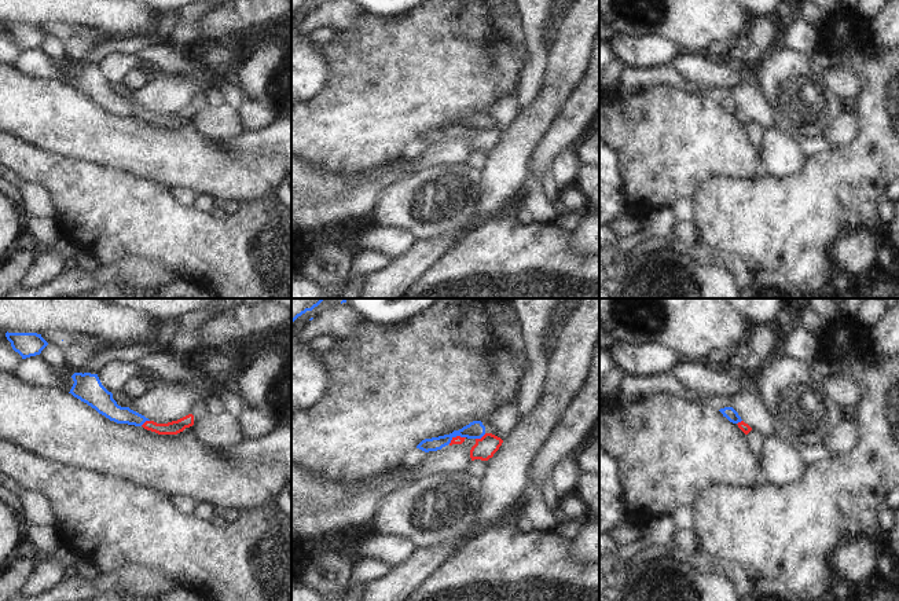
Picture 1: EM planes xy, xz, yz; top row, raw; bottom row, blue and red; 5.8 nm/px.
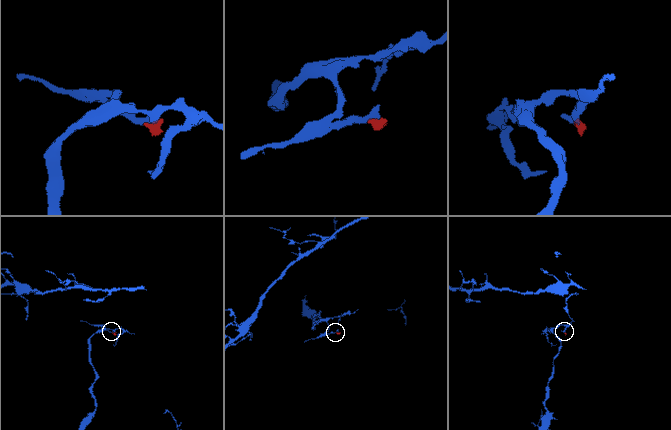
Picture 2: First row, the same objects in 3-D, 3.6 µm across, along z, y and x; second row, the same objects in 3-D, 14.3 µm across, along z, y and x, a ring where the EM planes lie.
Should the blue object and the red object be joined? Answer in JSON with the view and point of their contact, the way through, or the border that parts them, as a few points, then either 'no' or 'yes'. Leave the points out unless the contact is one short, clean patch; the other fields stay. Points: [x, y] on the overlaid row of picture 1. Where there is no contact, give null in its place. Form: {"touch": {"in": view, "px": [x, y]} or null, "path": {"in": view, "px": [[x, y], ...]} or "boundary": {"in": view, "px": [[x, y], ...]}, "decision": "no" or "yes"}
{"touch": {"in": "xz", "px": [480, 438]}, "path": {"in": "xz", "px": [[476, 429], [480, 438], [484, 449]]}, "decision": "yes"}

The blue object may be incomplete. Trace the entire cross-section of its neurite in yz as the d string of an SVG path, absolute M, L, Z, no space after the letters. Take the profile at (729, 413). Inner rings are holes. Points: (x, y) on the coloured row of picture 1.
M724 407L724 408L720 408L719 411L720 411L720 413L723 414L723 417L726 417L730 422L737 424L738 428L740 428L745 435L748 435L748 433L752 430L752 428L741 419L741 417L738 415L738 413L737 413L733 407Z

